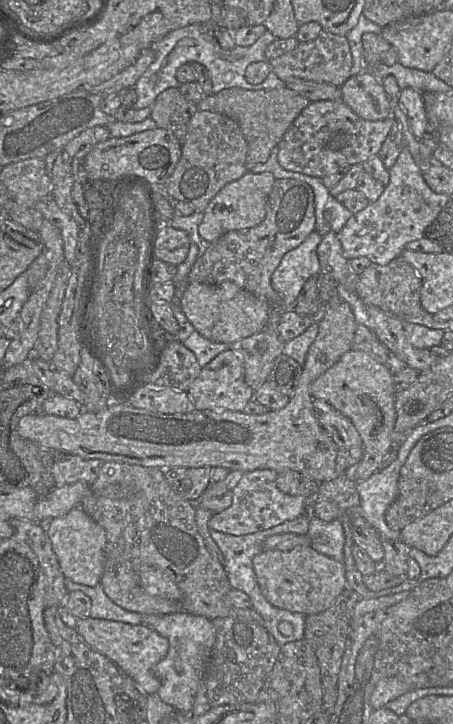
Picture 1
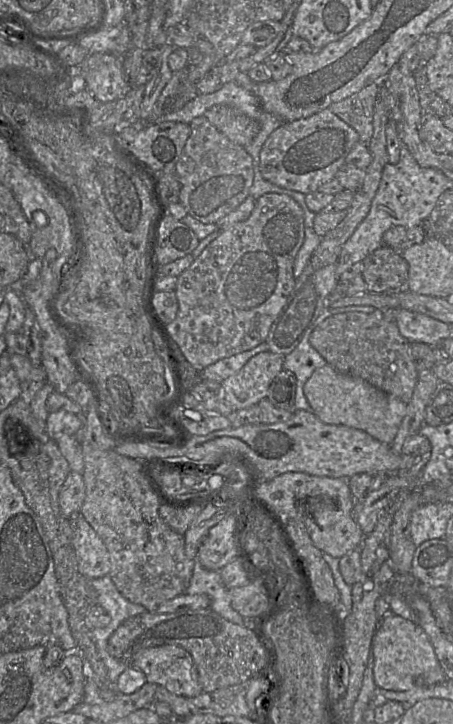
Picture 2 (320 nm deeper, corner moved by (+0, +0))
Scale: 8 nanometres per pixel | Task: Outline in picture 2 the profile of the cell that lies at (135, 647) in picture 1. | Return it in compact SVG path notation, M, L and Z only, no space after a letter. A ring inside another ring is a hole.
M180 646L144 648L133 656L130 665L141 670L147 682L166 687L175 694L195 697L203 692L193 658Z

